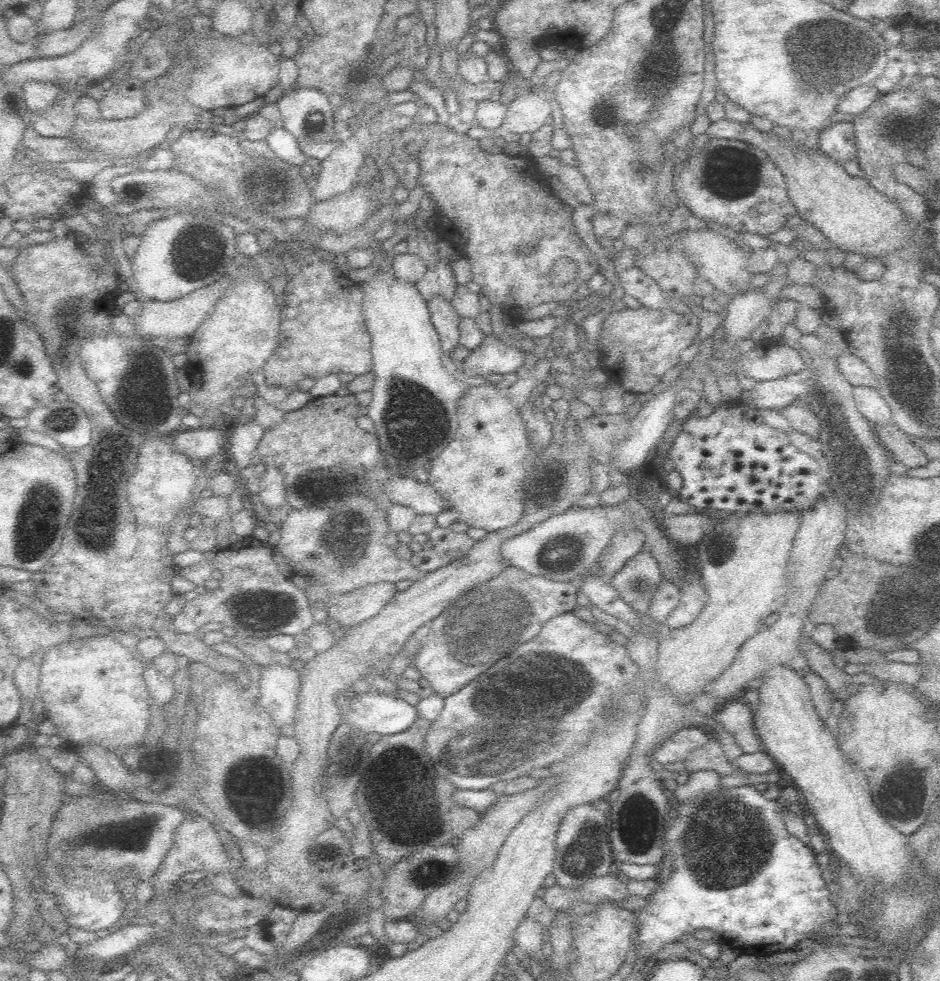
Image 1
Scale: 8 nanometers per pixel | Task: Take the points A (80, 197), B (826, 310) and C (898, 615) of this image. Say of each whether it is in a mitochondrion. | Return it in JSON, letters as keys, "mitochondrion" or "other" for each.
{"A":"other","B":"other","C":"mitochondrion"}

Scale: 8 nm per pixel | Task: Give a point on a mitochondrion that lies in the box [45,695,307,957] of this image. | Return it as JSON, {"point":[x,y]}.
{"point":[109,835]}

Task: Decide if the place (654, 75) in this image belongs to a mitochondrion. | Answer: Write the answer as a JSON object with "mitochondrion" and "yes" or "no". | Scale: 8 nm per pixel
{"mitochondrion":"yes"}

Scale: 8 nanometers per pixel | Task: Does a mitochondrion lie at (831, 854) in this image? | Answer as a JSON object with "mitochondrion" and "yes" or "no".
{"mitochondrion":"no"}

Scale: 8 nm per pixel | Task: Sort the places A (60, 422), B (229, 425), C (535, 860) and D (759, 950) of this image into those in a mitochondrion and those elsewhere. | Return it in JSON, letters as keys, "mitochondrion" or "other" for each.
{"A":"mitochondrion","B":"other","C":"other","D":"other"}

